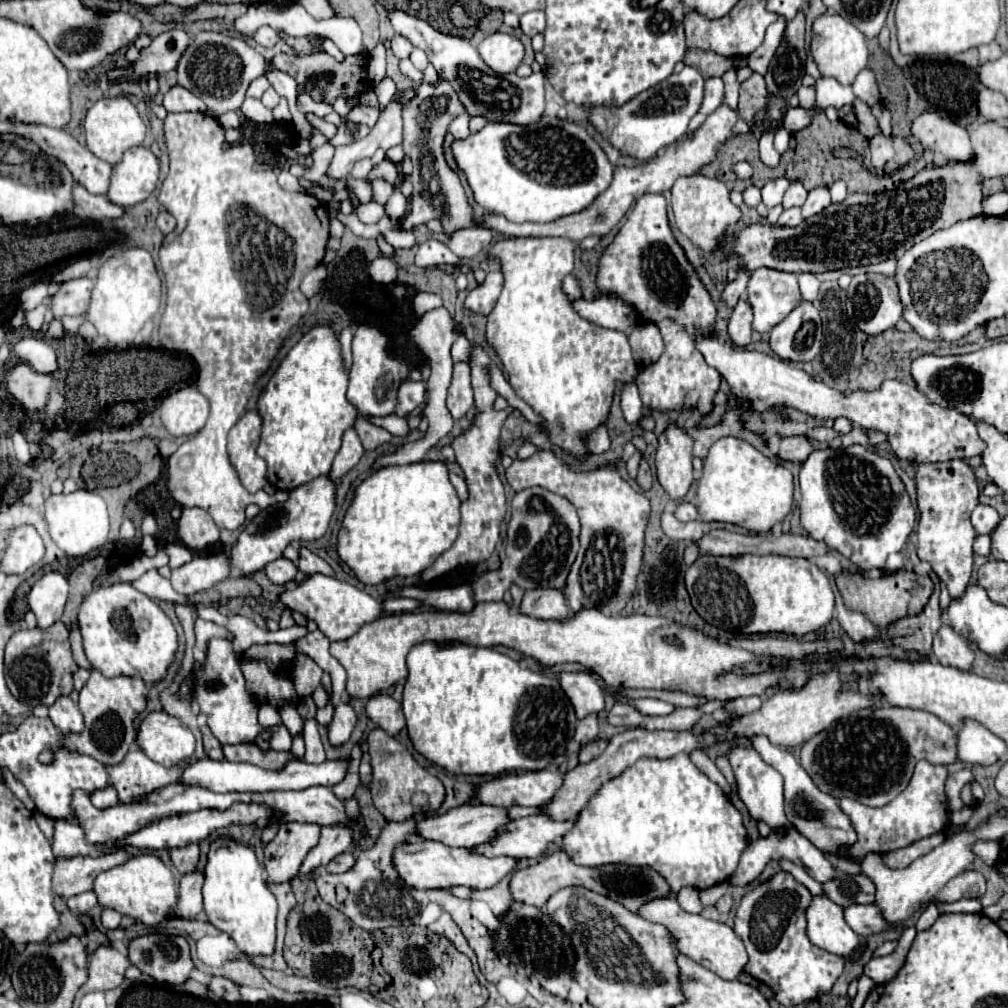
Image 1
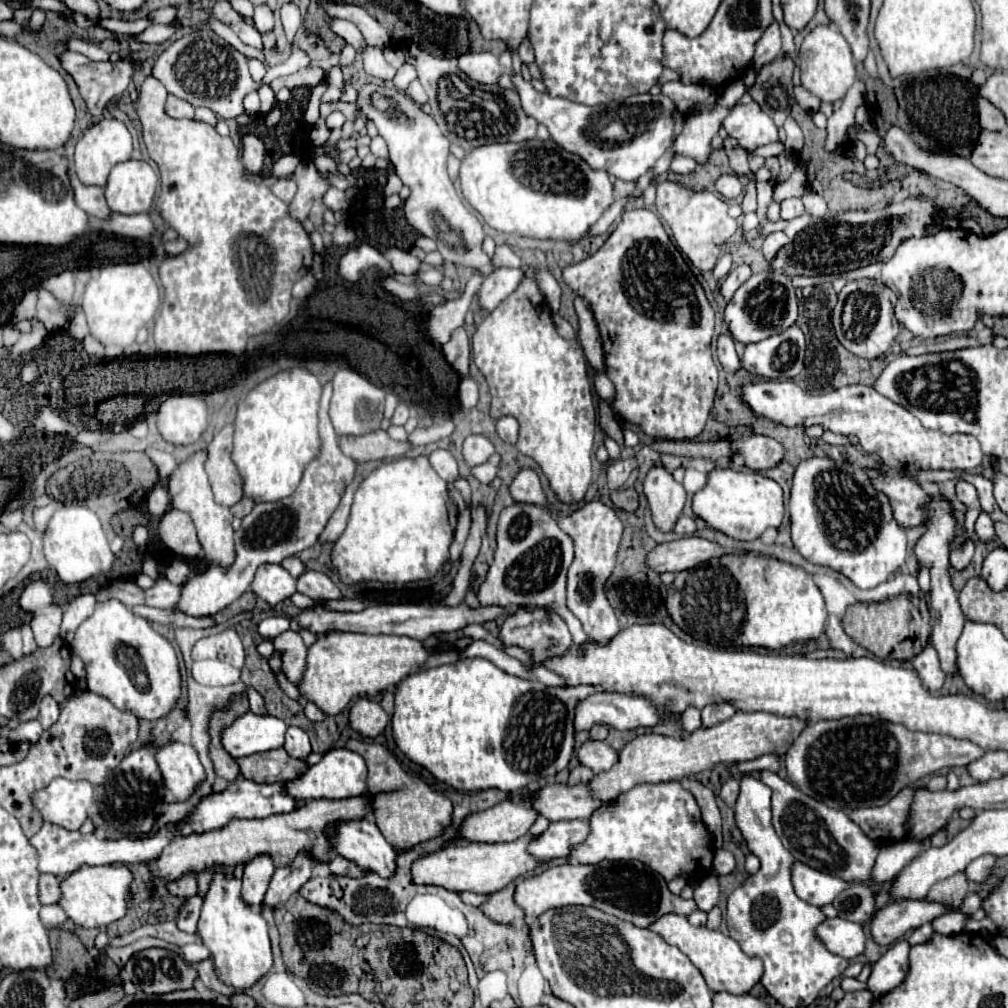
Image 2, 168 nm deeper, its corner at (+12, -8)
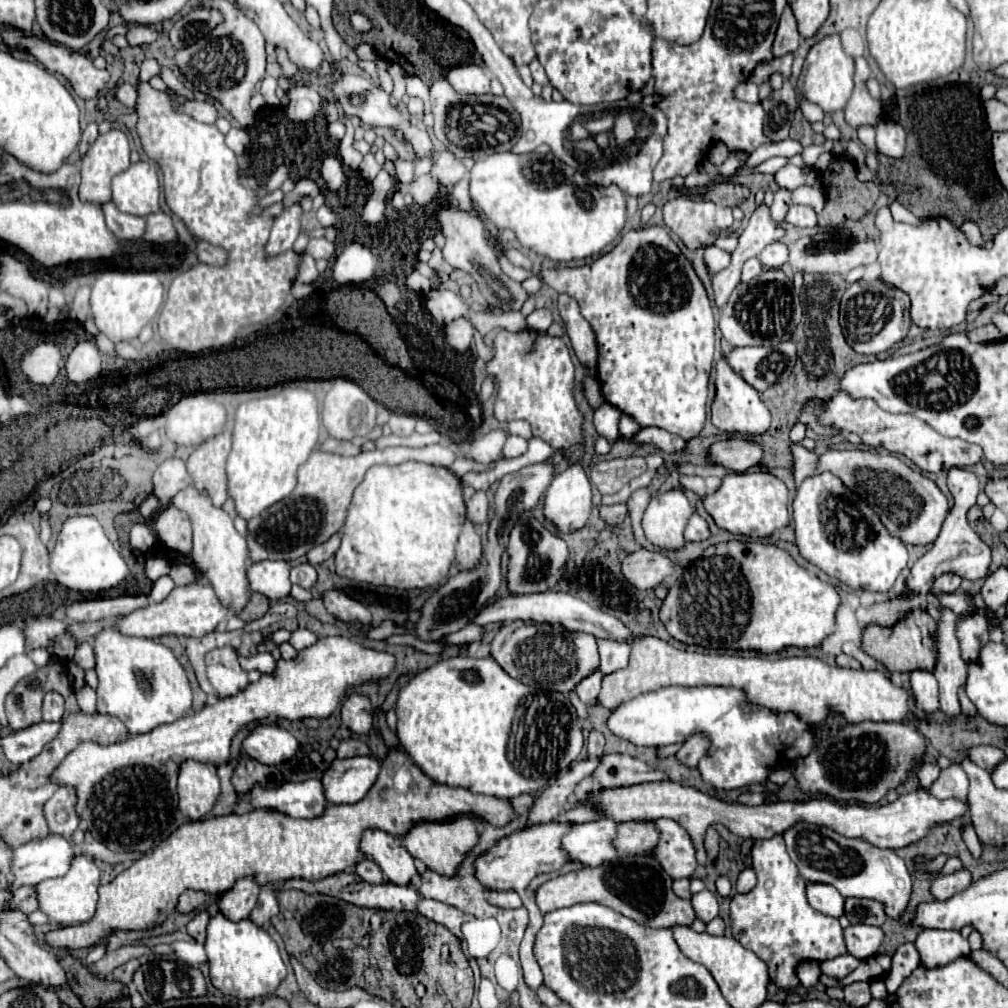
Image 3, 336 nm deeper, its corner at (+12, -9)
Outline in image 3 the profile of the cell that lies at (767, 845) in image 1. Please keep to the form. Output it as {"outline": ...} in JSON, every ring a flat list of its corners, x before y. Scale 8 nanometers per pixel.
{"outline":[[808,885,808,903,818,913,830,915,830,917,842,917,844,915,844,897,828,885]]}

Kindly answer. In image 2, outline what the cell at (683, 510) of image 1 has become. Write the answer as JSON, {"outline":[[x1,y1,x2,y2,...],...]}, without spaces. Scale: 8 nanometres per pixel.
{"outline":[[680,516,674,524,674,532,678,536,690,536,690,534,694,534,694,530,696,530,696,522,688,516]]}

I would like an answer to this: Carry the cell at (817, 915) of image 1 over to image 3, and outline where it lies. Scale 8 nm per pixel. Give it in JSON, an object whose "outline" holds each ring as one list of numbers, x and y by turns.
{"outline":[[850,925,844,931,848,953,852,953,856,959,868,959,878,953,880,943,884,941,882,927,872,925]]}

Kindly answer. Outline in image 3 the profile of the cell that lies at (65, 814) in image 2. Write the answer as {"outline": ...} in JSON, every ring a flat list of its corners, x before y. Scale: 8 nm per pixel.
{"outline":[[60,787,44,805,44,817,52,833,62,835,64,839,72,839,80,819,74,811,76,793,72,787]]}

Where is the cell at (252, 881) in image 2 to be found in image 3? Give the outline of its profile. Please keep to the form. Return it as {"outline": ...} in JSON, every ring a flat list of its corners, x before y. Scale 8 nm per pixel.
{"outline":[[252,877,240,879,228,893,222,895,218,909,230,921,242,921,256,907,260,885]]}

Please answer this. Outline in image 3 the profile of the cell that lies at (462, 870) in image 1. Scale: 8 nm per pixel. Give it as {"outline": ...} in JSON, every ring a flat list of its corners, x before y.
{"outline":[[542,823,542,825,530,825,524,831,518,831,502,841,498,841,492,851,476,861,476,877,490,889,490,891,500,891,500,889,512,889,520,897,524,897,524,891,528,883,540,875,540,873,550,873,558,871,564,863,570,861,568,853,562,847,562,837,572,829,572,823]]}

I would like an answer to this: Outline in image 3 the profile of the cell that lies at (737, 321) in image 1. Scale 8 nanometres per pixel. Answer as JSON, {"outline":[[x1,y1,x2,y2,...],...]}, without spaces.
{"outline":[[724,357,716,365,716,395,710,407,712,413,712,425,726,433,740,433,740,435,762,435,770,427,770,411,760,399,758,391,744,383,740,375,736,375,728,363,724,363]]}

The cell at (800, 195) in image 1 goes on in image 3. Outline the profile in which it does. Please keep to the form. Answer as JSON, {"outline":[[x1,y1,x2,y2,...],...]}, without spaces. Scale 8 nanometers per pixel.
{"outline":[[792,205,786,215,786,221,796,227,802,227,802,229,812,229,818,225,818,215,808,205]]}

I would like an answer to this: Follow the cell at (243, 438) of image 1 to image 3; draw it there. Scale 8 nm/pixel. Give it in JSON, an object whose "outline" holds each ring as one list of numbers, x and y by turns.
{"outline":[[224,431,208,439,200,447,196,447,186,461,194,487,198,491,206,491,214,507,222,507,222,503,228,499,224,465,230,453,230,443,232,443,232,437,228,431]]}

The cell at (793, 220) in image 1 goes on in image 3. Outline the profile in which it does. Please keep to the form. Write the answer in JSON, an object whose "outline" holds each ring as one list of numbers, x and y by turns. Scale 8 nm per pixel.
{"outline":[[770,243,768,247,762,249,762,253,758,255,758,259,762,261,764,267,768,269,778,269,788,261,788,247,784,243]]}

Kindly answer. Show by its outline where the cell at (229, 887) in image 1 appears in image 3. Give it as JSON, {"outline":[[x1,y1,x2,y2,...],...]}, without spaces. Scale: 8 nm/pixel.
{"outline":[[222,913,210,919,206,953,212,985,220,989,224,995,232,995,238,999,268,997,278,989,278,985,288,975,278,945,270,939,270,935,264,929,256,927,250,919,234,923,228,921]]}

